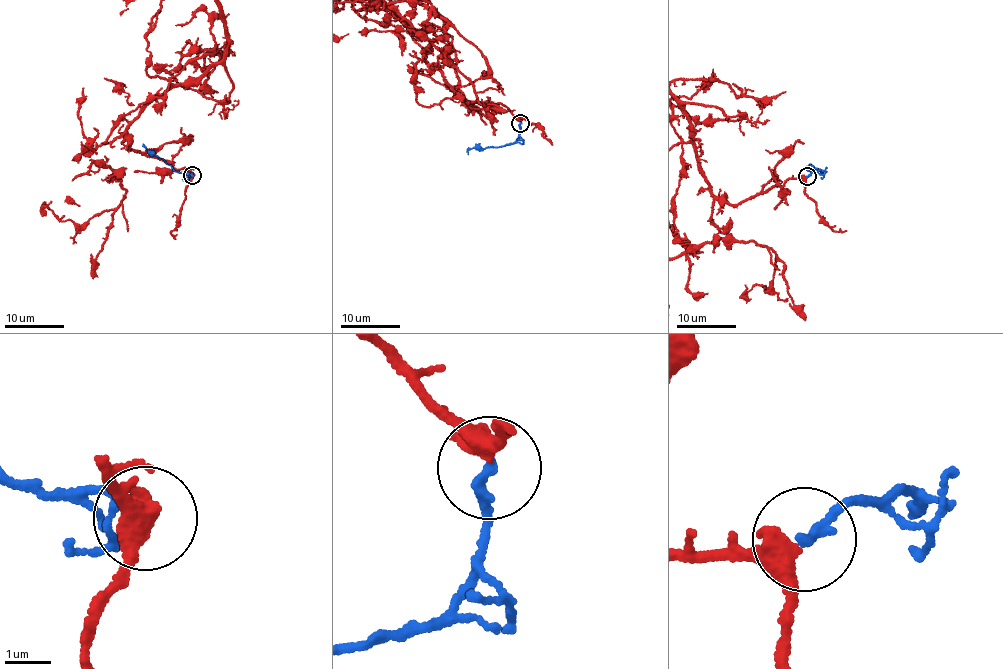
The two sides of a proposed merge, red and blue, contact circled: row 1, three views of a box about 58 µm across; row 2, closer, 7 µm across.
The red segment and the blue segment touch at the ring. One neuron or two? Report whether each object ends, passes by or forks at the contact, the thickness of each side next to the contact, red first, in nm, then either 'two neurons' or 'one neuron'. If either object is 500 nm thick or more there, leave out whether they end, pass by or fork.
red passes by | blue ends | 400/240 nm | one neuron

